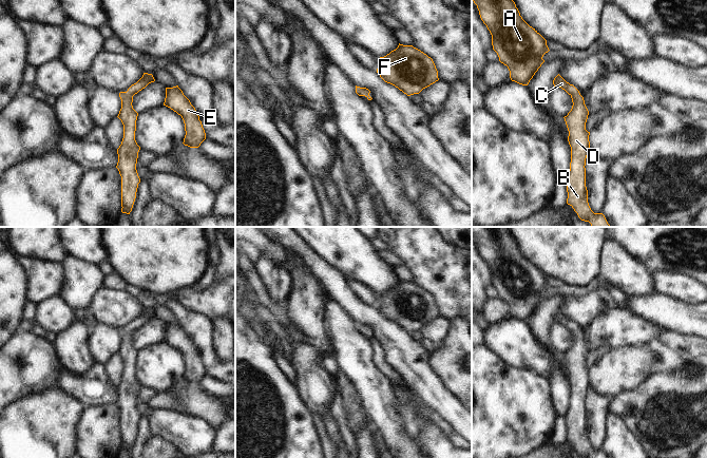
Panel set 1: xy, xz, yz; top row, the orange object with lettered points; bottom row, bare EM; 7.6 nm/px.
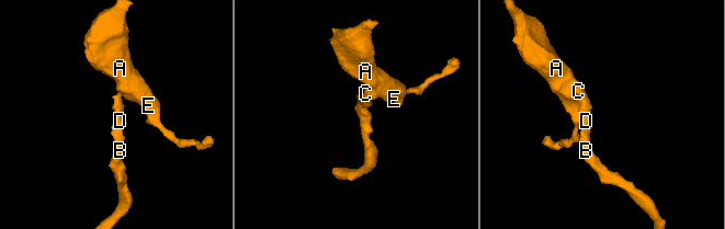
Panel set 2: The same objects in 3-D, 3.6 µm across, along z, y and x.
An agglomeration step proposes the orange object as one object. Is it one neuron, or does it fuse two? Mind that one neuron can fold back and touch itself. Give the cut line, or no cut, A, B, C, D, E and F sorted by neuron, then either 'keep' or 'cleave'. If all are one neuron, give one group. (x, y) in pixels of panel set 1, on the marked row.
no cut; A B C D E F; keep

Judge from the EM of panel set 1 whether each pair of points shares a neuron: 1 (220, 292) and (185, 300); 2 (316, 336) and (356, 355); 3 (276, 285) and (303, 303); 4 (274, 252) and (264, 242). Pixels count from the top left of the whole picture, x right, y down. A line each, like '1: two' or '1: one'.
1: one
2: two
3: two
4: one

